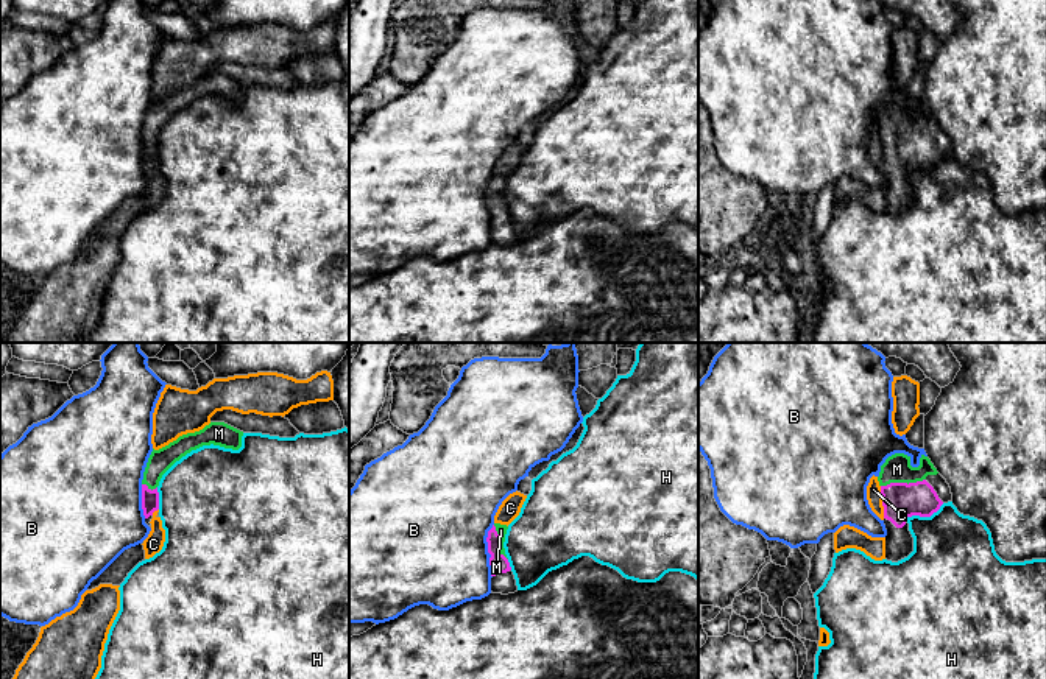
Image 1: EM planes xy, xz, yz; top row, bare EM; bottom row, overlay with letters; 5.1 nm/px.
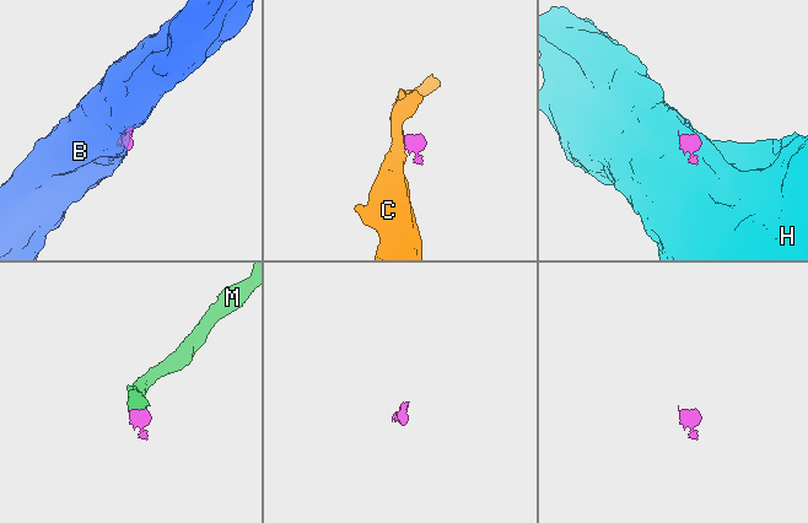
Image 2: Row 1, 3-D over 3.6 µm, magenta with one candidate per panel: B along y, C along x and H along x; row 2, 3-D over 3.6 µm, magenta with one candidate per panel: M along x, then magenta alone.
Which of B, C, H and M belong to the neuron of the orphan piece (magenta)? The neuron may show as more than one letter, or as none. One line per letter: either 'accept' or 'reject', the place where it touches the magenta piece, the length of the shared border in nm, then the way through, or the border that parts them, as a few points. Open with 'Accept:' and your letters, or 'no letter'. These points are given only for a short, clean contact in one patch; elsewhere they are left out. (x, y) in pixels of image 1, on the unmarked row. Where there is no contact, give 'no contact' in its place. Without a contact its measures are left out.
Accept: M
B: reject; contact xz (488, 201); length 280 nm; border xz (493, 175), (487, 189), (491, 228)
C: reject; contact yz (883, 153); length 170 nm; border yz (879, 137), (884, 168)
H: reject; contact yz (923, 167); length 220 nm; border yz (943, 154), (929, 167), (909, 167), (904, 172)
M: accept; contact yz (903, 134); length 240 nm; way yz (900, 151), (903, 148), (903, 134), (897, 128), (897, 120)

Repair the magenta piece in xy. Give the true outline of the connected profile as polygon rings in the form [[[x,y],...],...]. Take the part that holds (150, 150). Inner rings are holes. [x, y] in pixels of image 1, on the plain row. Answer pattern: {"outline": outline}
{"outline": [[[210,73],[203,81],[179,87],[168,97],[151,103],[142,131],[142,160],[145,174],[151,179],[153,164],[159,160],[157,137],[162,126],[182,107],[203,97],[220,97],[239,101],[243,83],[224,75]]]}

